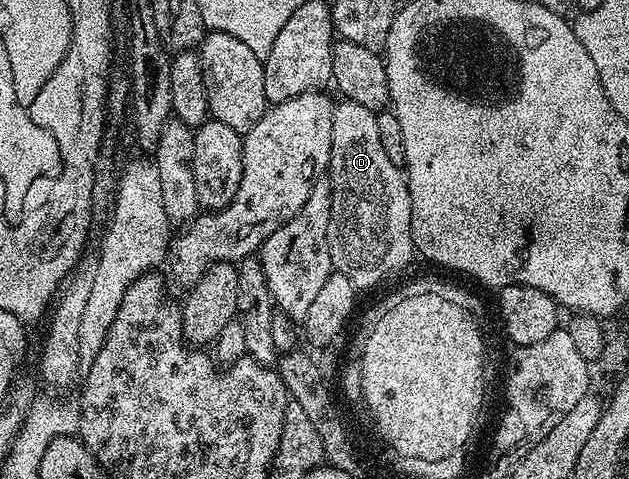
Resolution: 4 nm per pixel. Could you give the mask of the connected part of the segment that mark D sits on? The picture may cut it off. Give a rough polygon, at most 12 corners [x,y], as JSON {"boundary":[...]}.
{"boundary":[[332,110],[326,240],[357,291],[416,253],[376,113]]}

